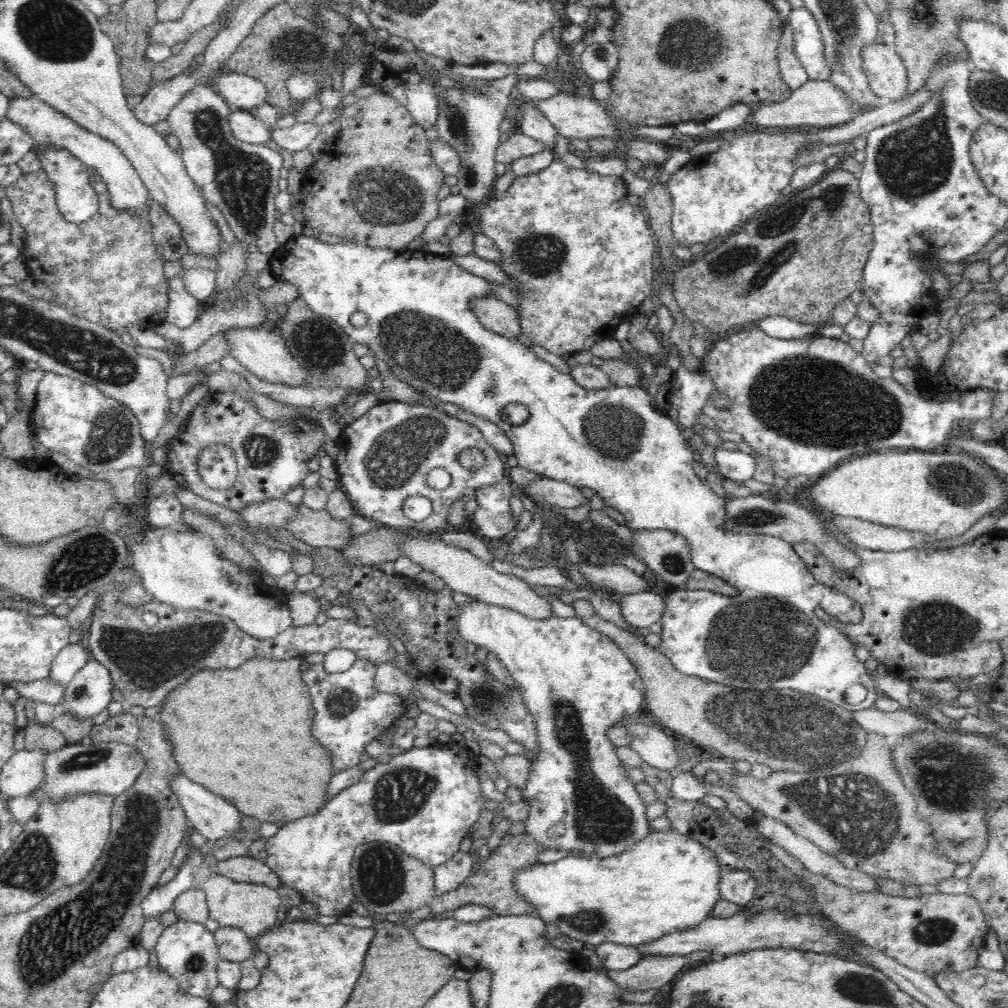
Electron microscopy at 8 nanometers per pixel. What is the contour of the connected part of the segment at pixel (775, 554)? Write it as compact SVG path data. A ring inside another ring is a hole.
M292 236L270 256L269 270L276 280L296 286L299 297L313 312L334 319L354 342L368 346L370 352L389 365L396 379L406 382L413 390L423 390L444 404L460 406L462 410L496 424L512 441L520 468L575 487L592 488L602 497L606 508L624 516L632 531L665 530L685 537L697 569L718 575L736 587L740 594L734 597L683 587L665 593L665 605L659 620L662 640L657 650L676 671L737 689L790 689L810 693L849 712L875 707L879 697L874 682L855 652L848 652L850 646L820 646L812 642L815 612L844 624L858 623L863 617L862 607L845 594L818 583L788 541L764 533L736 532L726 528L729 497L714 493L706 481L694 473L697 455L684 442L683 429L650 403L652 396L642 385L618 387L611 384L602 389L584 388L572 375L558 371L519 341L484 328L471 302L492 297L492 284L488 279L460 268L452 254L440 255L408 248L374 249L353 241L328 244L313 237ZM356 312L368 316L368 322L362 328L350 323L350 317ZM512 402L528 407L529 418L522 425L514 426L501 419L501 410ZM798 620L804 620L806 626L792 626ZM792 628L800 628L798 632L804 634L793 636ZM853 684L863 685L868 692L867 698L856 706L848 704L844 697Z

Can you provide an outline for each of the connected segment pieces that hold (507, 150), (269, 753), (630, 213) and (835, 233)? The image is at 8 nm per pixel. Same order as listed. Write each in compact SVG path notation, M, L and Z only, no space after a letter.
M516 132L508 140L501 141L495 154L497 162L506 165L544 150L548 150L548 143L534 139L522 132Z
M300 657L282 661L253 659L237 670L221 669L200 672L191 680L188 680L188 683L182 684L178 689L172 691L168 699L162 704L158 714L158 718L164 722L164 727L168 730L168 736L171 737L172 745L175 748L176 761L178 761L183 775L190 781L200 784L204 789L216 794L216 796L225 798L245 815L255 817L258 821L269 820L278 823L279 826L298 820L304 815L313 815L320 812L320 809L329 801L329 785L336 774L332 753L312 735L312 724L314 724L317 713L310 698L308 687L302 679L301 662L302 658Z
M553 160L545 170L530 175L516 177L506 195L502 199L490 199L486 205L481 205L474 214L479 220L479 229L487 238L495 241L496 247L504 253L504 262L498 262L502 269L520 279L520 289L523 294L518 295L518 308L520 323L522 323L522 334L528 336L531 342L546 348L550 354L569 358L580 350L590 350L602 339L610 339L614 329L621 321L628 320L631 316L639 313L640 305L649 299L654 284L654 272L652 271L652 260L654 260L654 247L657 246L653 229L649 227L648 217L640 206L632 206L627 200L628 188L621 176L601 176L594 170L577 170L567 166L564 162Z
M830 170L818 183L810 185L802 190L797 190L793 194L785 197L781 202L774 204L772 207L766 208L762 213L755 214L756 220L752 220L750 224L746 223L744 228L737 229L736 236L730 236L728 242L724 242L722 246L718 246L714 252L708 252L704 258L702 256L695 257L688 266L681 267L674 272L672 280L672 288L678 305L684 315L692 322L704 326L710 332L718 332L718 330L730 330L738 324L746 324L752 320L760 320L766 316L786 316L791 319L799 320L803 323L820 324L831 320L832 310L834 306L848 298L854 290L863 290L863 272L870 258L870 252L874 248L872 221L870 221L868 205L861 198L859 190L858 175L848 172L848 170Z

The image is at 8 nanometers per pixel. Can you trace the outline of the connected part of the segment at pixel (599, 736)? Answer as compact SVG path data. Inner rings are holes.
M479 600L465 603L460 606L460 618L458 618L458 629L464 640L470 644L474 644L477 648L485 648L488 653L494 652L502 659L502 663L510 670L514 682L520 687L528 711L534 717L536 723L536 744L537 750L533 752L529 758L528 782L520 796L521 802L528 806L528 816L524 821L524 832L529 834L534 842L537 842L543 850L562 850L568 854L576 854L576 856L597 856L601 859L610 858L610 856L618 856L630 850L640 843L640 840L647 839L652 834L653 828L650 827L650 820L646 816L648 812L648 804L644 802L644 798L640 796L640 792L636 790L636 782L630 780L626 765L620 760L618 752L616 752L616 744L612 740L608 740L608 730L618 726L618 722L622 722L624 718L630 718L638 714L646 713L644 683L628 656L603 632L596 630L594 627L588 626L577 616L572 618L561 618L556 614L543 619L535 619L527 617L520 612L510 610L508 608L492 607L484 604Z

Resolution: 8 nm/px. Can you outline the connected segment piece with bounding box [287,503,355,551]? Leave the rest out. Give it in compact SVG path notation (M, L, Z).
M300 503L300 514L298 514L298 518L292 520L292 522L288 524L287 529L292 531L297 537L300 537L300 540L312 546L317 548L334 548L339 551L348 548L355 538L354 532L352 532L352 528L350 528L349 520L338 519L332 516L332 513L328 512L326 508L314 510L302 503Z

